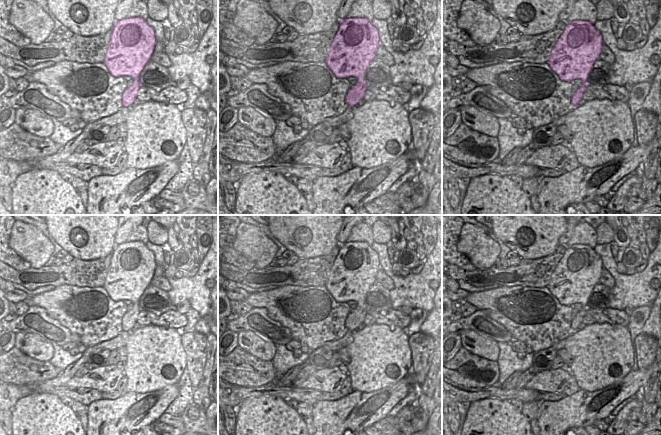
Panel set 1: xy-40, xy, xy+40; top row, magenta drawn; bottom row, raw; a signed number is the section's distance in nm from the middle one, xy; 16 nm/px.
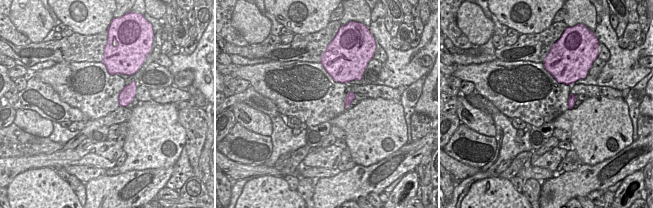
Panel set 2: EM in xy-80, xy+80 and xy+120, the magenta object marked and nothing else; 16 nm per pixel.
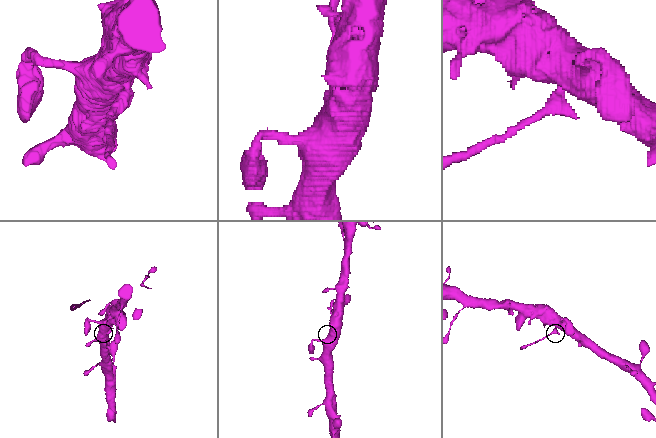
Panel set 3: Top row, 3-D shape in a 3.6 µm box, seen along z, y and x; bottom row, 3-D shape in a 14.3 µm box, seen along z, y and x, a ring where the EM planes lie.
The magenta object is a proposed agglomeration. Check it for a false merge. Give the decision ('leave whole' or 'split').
split

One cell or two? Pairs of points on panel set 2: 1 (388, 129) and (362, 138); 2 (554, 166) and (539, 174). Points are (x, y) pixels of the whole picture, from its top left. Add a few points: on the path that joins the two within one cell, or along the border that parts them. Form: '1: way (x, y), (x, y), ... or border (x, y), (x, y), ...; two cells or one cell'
1: way (382, 129), (376, 129), (368, 137); one cell
2: border (529, 164), (548, 168), (554, 173); two cells

